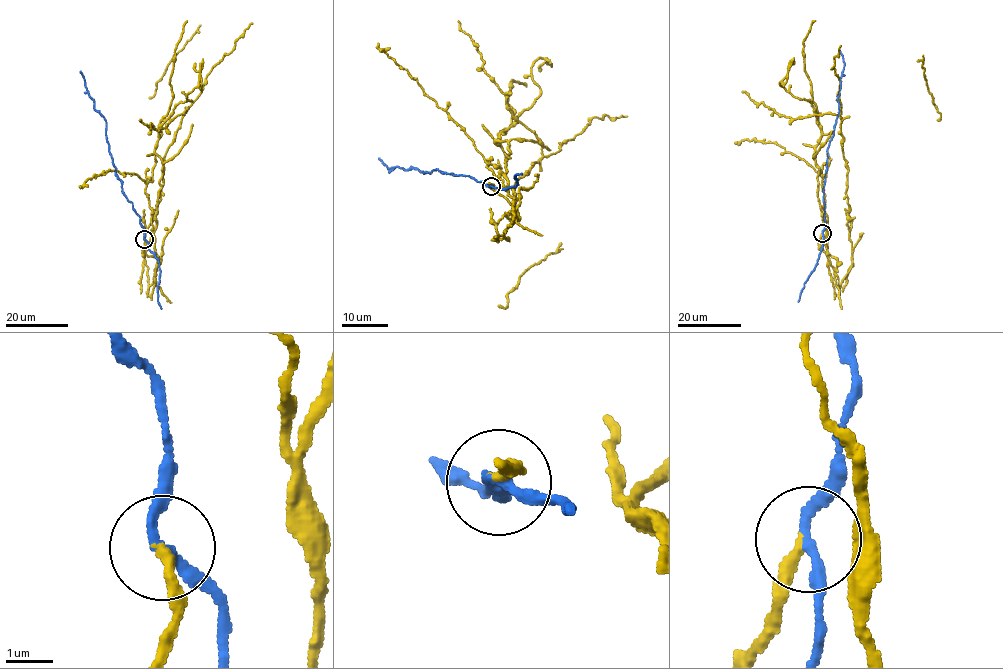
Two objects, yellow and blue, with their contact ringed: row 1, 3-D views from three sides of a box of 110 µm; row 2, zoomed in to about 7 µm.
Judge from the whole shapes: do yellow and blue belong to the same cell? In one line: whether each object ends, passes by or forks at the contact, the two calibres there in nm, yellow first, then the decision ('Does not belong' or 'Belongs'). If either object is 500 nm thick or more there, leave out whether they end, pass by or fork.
At the ring yellow ends. At the ring blue passes by. Thickness 240 nm (yellow) against 240 nm. Does not belong

